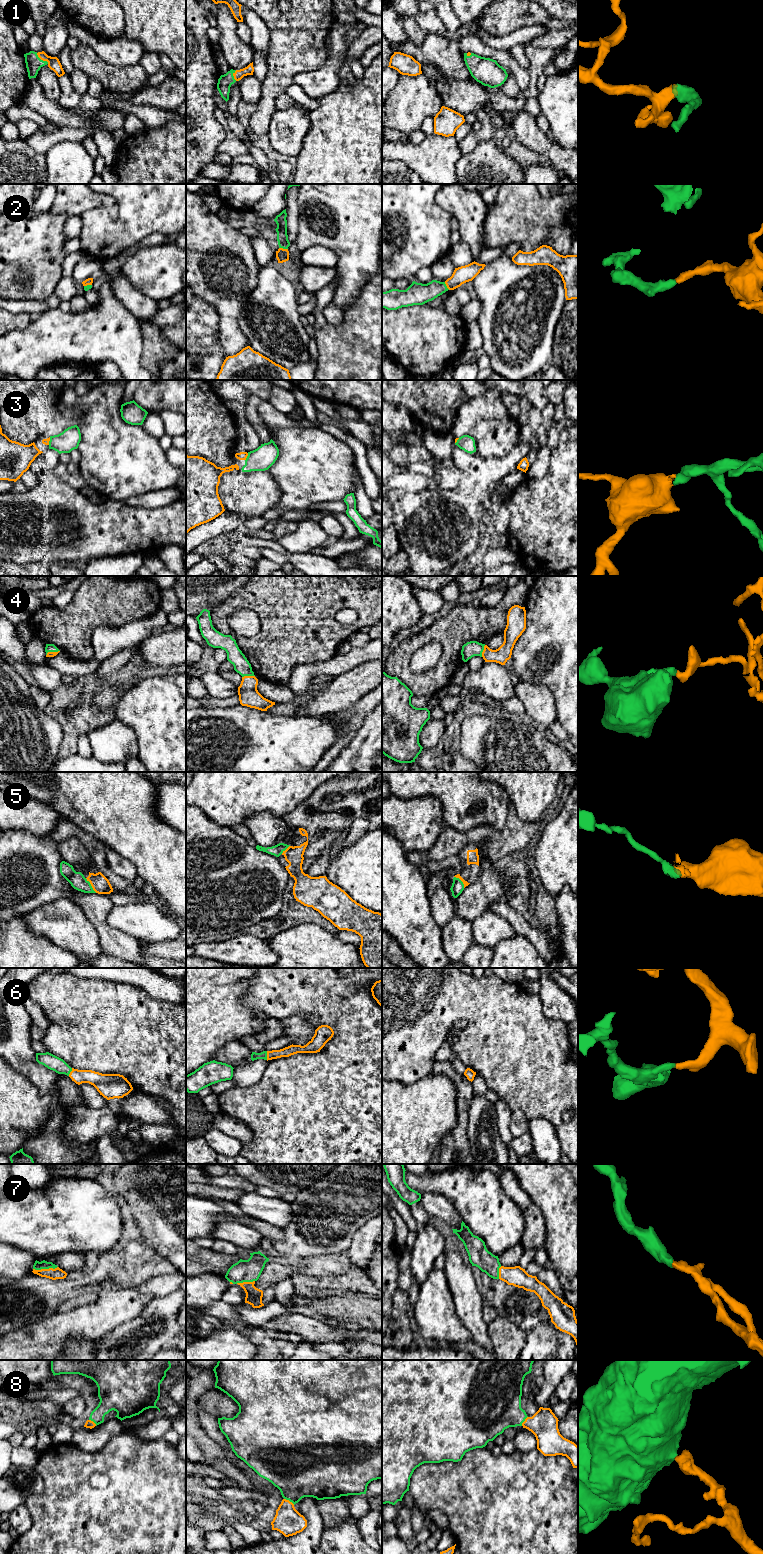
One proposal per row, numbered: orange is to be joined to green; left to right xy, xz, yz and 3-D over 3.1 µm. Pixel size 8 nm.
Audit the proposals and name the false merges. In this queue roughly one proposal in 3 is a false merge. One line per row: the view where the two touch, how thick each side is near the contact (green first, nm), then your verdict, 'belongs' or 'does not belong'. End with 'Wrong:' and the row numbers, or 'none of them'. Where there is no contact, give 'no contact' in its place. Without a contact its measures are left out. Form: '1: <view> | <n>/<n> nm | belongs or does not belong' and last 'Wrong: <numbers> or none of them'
1: xy | 130/100 nm | belongs
2: xz | 90/110 nm | belongs
3: xz | 190/60 nm | belongs
4: xz | 130/160 nm | belongs
5: xy | 130/140 nm | belongs
6: xz | 60/80 nm | belongs
7: xy | 70/90 nm | belongs
8: xz | 420/220 nm | belongs
Wrong: none of them

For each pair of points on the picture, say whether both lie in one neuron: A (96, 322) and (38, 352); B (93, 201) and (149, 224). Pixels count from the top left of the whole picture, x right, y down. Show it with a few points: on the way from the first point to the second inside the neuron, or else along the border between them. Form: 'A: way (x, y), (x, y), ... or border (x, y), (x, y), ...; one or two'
A: way (82, 332), (52, 338); one
B: border (119, 207), (115, 217), (104, 207), (94, 208); two

